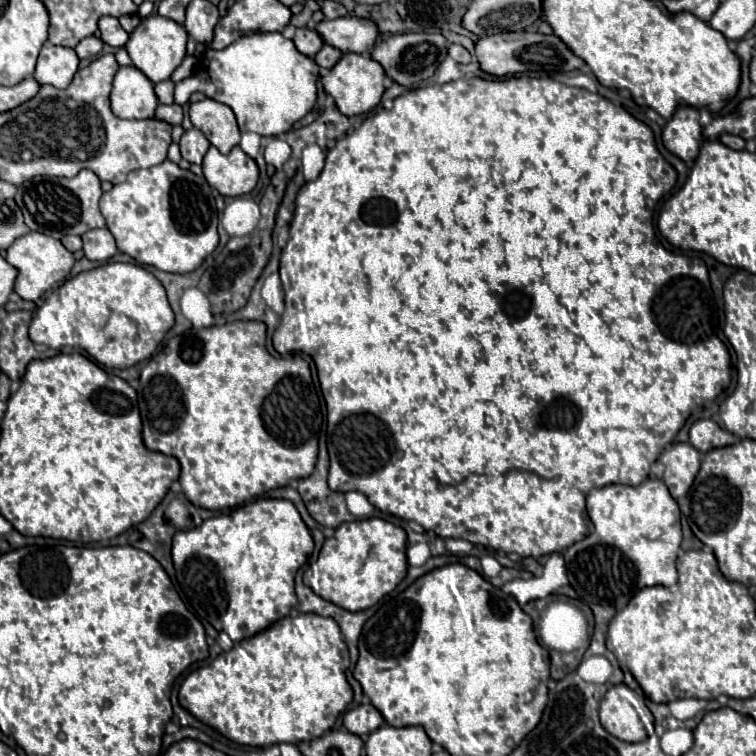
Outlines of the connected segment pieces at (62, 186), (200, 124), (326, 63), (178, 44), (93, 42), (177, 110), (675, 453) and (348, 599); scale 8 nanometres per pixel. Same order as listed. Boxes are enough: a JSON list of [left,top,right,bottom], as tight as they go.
[[14,170,104,238],[190,100,240,154],[314,44,342,70],[126,14,188,82],[74,36,104,60],[156,104,182,124],[660,442,700,498],[303,518,406,612]]

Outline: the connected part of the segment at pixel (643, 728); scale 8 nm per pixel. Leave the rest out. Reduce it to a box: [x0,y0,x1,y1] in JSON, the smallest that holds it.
[600,683,655,742]

